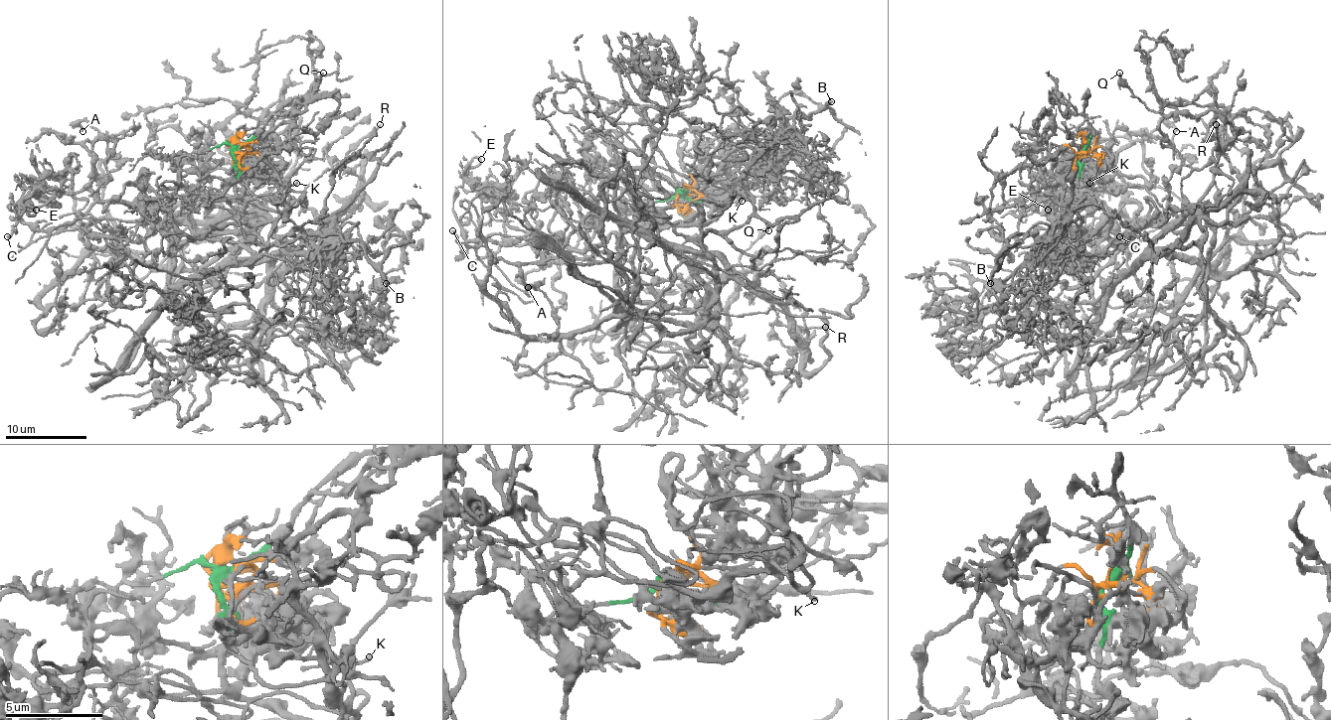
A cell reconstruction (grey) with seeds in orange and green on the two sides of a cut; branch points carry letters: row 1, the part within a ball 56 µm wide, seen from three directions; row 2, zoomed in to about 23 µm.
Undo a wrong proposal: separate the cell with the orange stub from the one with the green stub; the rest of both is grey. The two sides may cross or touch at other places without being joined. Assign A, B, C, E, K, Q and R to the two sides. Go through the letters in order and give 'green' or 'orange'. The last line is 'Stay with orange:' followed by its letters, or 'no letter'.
A: green
B: green
C: green
E: orange
K: orange
Q: green
R: green
Stay with orange: E, K

